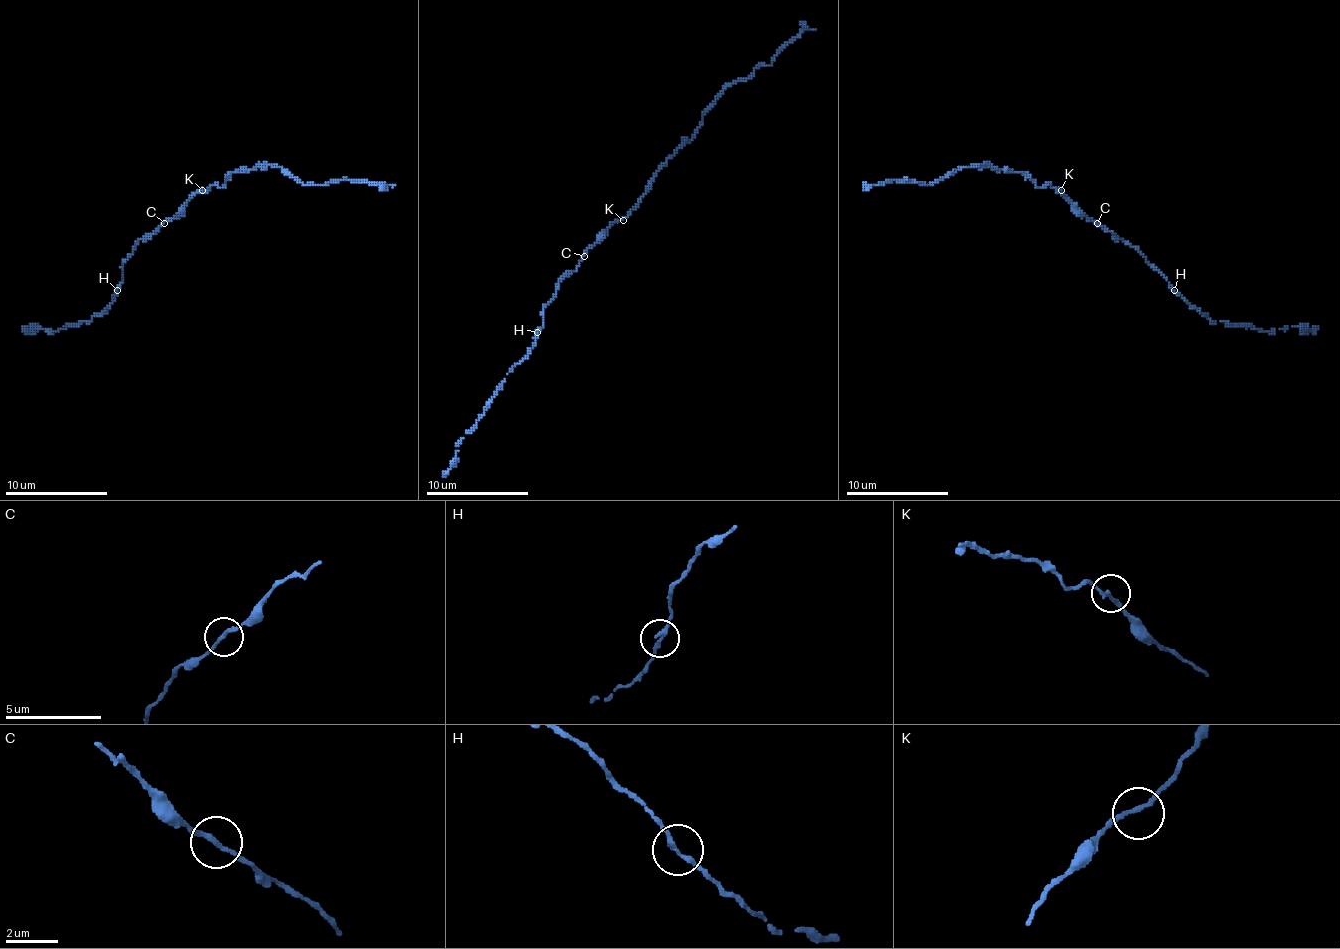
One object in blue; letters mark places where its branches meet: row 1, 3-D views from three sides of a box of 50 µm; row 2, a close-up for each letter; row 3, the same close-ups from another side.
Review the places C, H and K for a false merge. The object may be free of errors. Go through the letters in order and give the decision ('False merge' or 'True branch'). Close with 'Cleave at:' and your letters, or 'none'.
C: True branch
H: True branch
K: True branch
Cleave at: none

